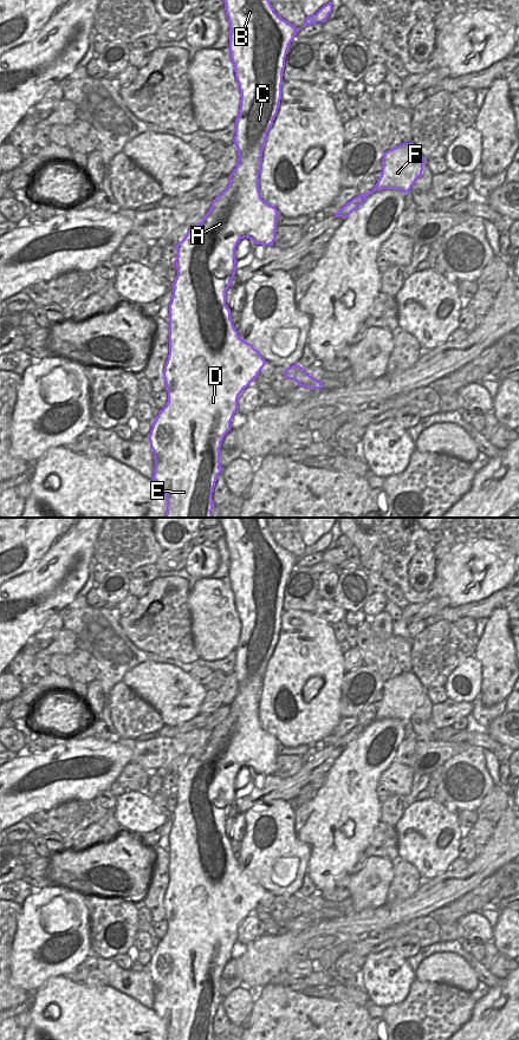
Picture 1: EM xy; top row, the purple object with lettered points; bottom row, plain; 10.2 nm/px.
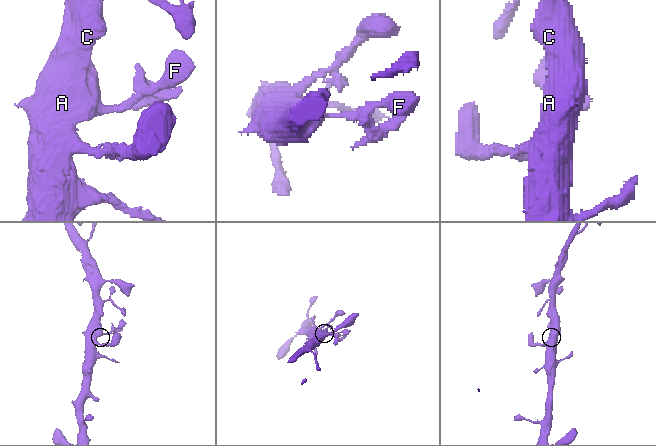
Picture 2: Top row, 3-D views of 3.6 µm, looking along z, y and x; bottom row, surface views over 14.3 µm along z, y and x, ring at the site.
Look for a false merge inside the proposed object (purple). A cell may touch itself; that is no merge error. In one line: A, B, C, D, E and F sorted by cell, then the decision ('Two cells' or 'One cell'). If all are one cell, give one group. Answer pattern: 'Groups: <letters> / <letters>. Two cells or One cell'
Groups: A B C D E F. One cell.

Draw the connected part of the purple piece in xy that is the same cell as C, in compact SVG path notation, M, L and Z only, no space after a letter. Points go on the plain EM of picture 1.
M219 518L229 552L229 586L234 594L241 629L235 649L233 671L238 677L238 694L229 704L229 714L212 730L203 749L193 755L176 775L174 793L177 805L169 833L169 884L163 908L168 931L153 951L149 971L155 984L153 1010L167 1027L167 1040L213 1040L212 1023L221 1002L220 977L238 941L238 928L267 892L258 879L240 867L226 834L226 821L236 800L235 778L244 767L255 774L273 775L278 740L261 728L259 704L267 662L273 655L281 629L283 600L291 571L300 558L281 548L273 539L266 518Z

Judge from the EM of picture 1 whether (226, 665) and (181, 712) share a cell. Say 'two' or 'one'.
two

